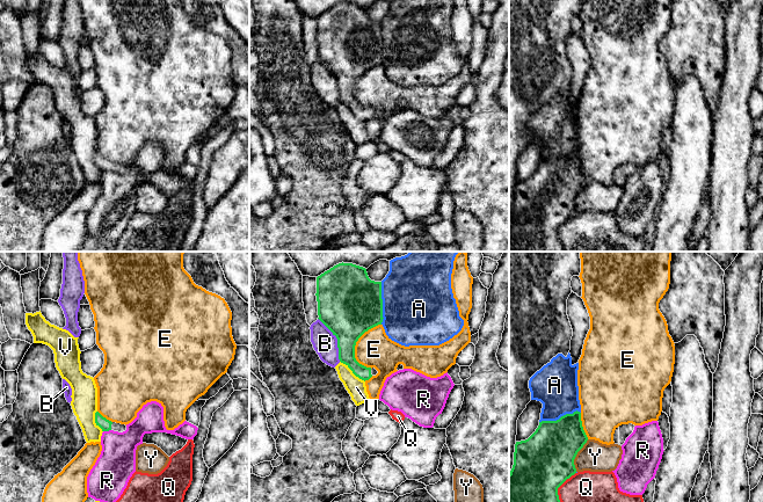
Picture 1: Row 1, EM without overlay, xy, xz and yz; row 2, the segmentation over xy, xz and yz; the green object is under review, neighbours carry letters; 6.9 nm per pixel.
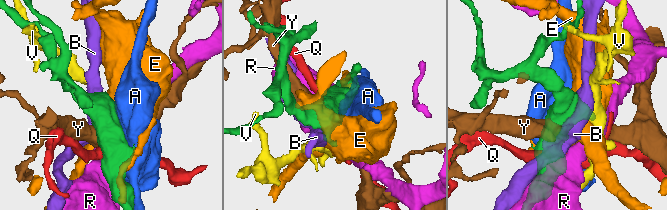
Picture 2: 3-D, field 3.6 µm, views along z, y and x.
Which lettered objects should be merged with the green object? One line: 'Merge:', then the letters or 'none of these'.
Merge: none of these

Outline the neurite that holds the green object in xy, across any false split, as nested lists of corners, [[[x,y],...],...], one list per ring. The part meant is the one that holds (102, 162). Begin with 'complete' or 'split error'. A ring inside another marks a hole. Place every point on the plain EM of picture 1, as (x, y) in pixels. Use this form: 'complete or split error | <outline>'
split error | [[[99,152],[95,153],[95,163],[102,169],[102,172],[114,170],[114,172],[123,173],[126,170],[125,165],[111,162],[106,158],[103,158]]]

